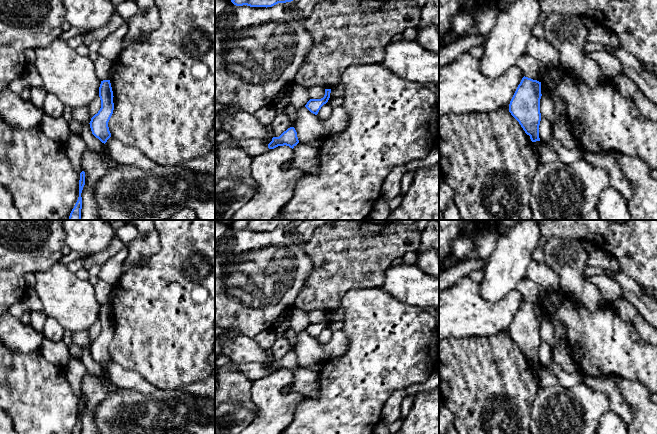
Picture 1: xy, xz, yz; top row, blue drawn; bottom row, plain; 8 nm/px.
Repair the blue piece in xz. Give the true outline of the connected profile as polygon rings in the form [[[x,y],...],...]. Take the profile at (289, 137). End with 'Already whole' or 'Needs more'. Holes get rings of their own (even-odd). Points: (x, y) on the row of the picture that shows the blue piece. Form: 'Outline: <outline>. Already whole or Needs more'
Outline: [[[294,127],[288,128],[279,137],[273,137],[272,141],[268,144],[269,149],[274,149],[278,146],[289,146],[294,148],[299,143],[297,132]]]. Already whole

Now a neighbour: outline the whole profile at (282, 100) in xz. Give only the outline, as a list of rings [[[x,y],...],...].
[[[293,84],[282,89],[275,97],[272,107],[276,110],[286,108],[290,104],[290,92]]]

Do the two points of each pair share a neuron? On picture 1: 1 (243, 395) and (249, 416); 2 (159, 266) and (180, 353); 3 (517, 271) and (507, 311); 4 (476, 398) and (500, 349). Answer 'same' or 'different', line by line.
1: different
2: same
3: different
4: same

